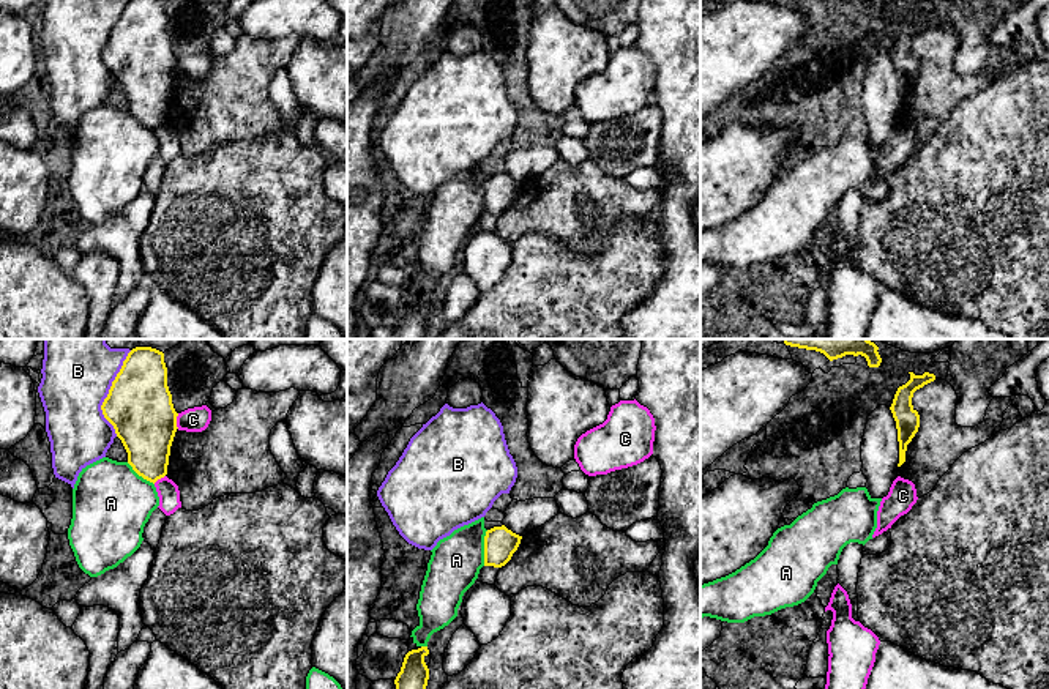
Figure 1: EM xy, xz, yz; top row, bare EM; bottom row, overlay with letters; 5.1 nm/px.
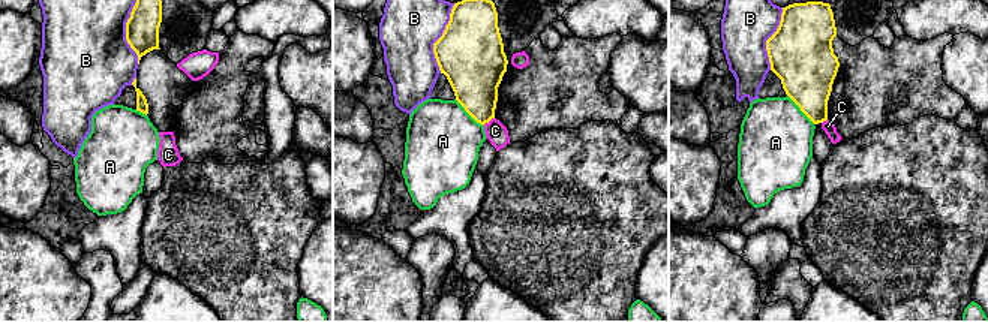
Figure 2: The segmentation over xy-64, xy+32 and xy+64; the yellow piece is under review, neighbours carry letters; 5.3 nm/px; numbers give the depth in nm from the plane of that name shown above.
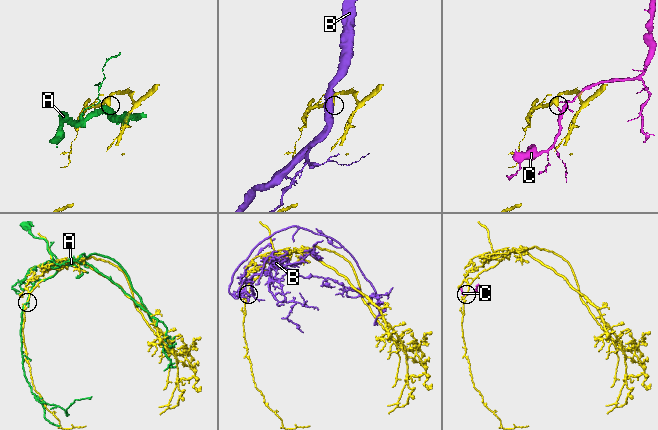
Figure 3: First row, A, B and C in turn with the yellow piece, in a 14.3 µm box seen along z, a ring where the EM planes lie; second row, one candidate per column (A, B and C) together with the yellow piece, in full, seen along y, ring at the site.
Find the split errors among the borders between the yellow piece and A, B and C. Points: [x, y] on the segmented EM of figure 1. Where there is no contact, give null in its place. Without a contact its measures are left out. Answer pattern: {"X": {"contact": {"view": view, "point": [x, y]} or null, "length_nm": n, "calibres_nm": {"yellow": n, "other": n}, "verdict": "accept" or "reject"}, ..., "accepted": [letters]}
{"A": {"contact": {"view": "xz", "point": [485, 547]}, "length_nm": 190, "calibres_nm": {"yellow": 160, "other": 260}, "verdict": "reject"}, "B": {"contact": {"view": "xy", "point": [109, 393]}, "length_nm": 440, "calibres_nm": {"yellow": 340, "other": 360}, "verdict": "reject"}, "C": {"contact": {"view": "xy", "point": [175, 421]}, "length_nm": 80, "calibres_nm": {"yellow": 340, "other": 130}, "verdict": "reject"}, "accepted": []}

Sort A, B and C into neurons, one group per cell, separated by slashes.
A / B / C

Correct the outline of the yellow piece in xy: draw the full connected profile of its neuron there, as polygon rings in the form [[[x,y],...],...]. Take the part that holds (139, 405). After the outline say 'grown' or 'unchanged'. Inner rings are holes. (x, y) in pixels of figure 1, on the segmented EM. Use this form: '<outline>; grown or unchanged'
[[[151,347],[133,348],[101,410],[121,440],[133,470],[153,484],[164,478],[178,429],[164,353]]]; unchanged

